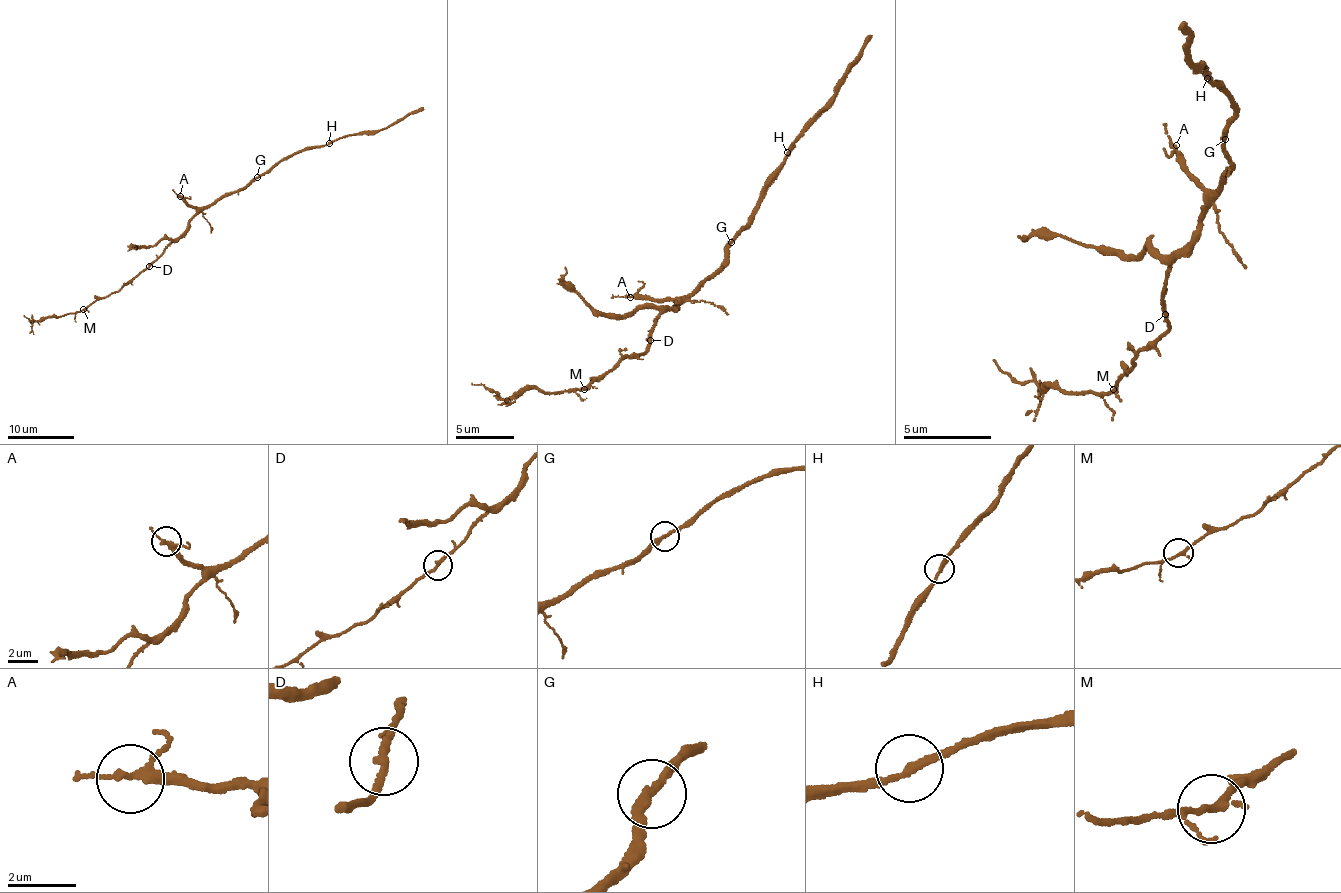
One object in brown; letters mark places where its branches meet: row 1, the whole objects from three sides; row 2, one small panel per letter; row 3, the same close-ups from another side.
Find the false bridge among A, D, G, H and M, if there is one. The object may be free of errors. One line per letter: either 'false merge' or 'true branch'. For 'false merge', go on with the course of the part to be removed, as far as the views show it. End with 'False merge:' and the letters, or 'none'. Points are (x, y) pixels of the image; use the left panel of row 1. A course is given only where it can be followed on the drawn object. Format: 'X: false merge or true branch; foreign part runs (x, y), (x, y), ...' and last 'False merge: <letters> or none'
A: true branch
D: true branch
G: true branch
H: true branch
M: true branch
False merge: none

